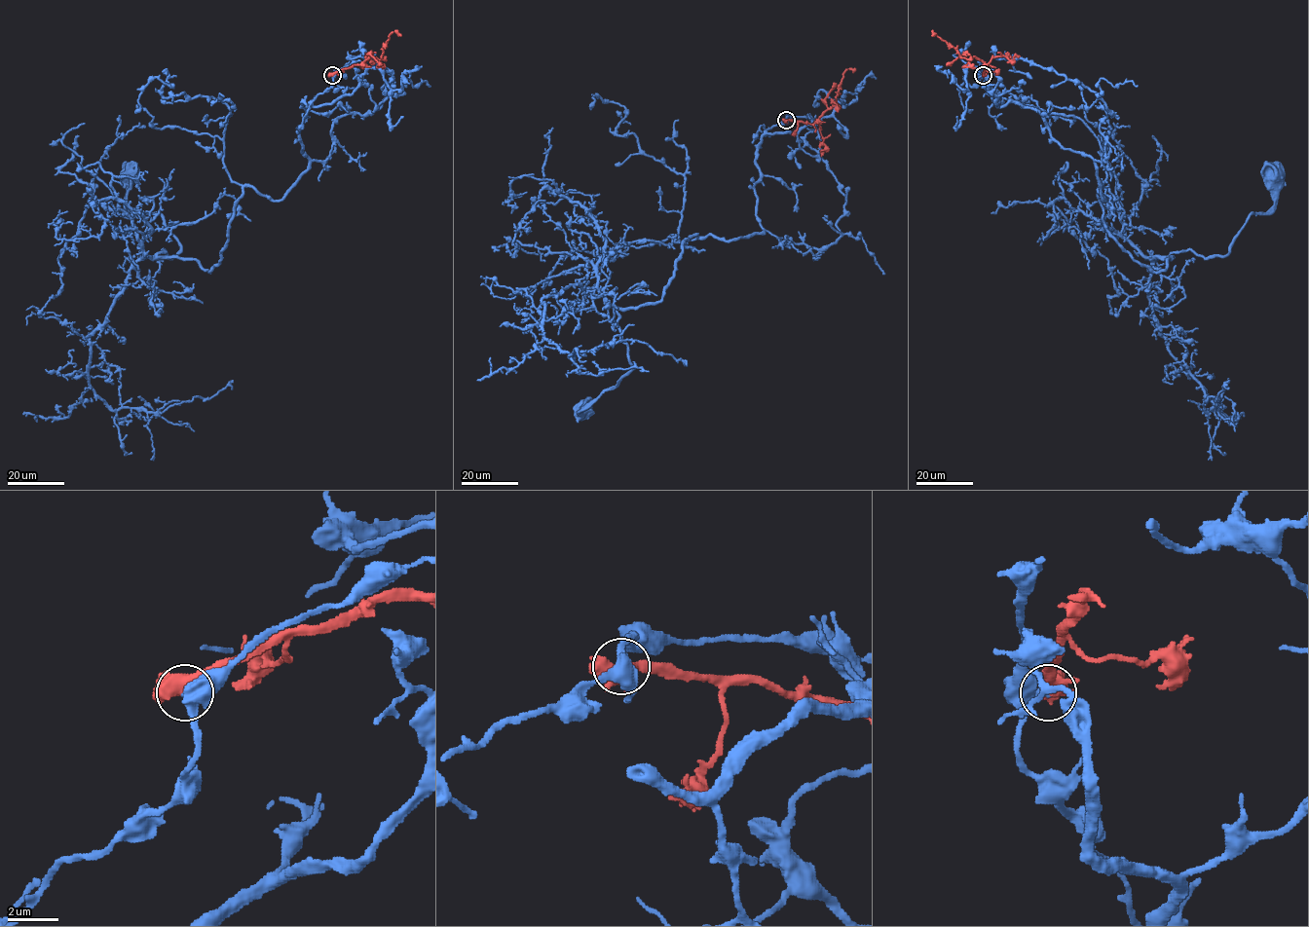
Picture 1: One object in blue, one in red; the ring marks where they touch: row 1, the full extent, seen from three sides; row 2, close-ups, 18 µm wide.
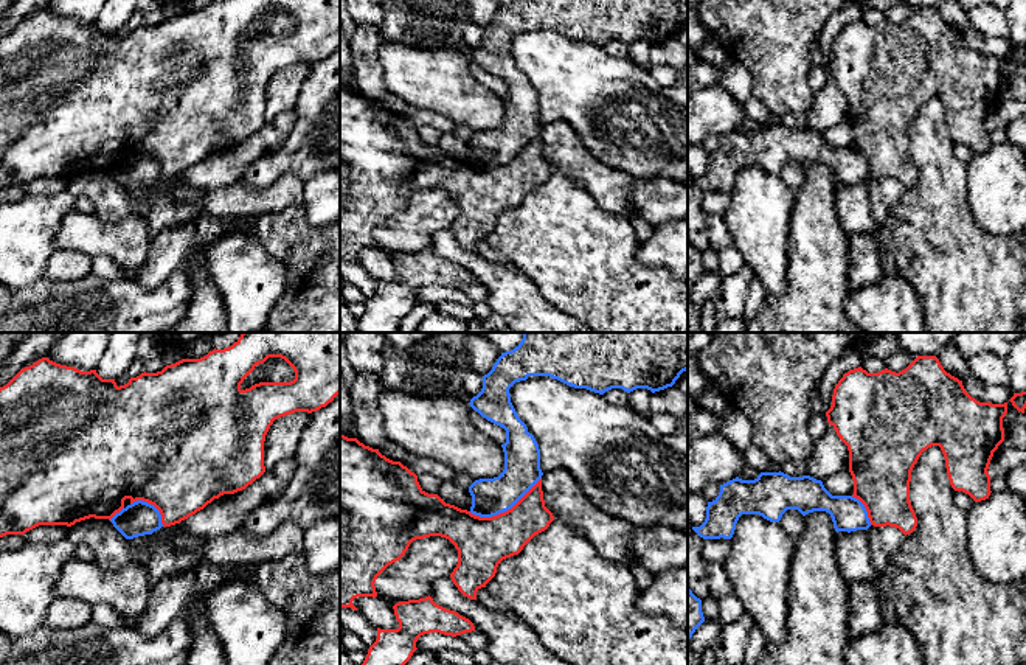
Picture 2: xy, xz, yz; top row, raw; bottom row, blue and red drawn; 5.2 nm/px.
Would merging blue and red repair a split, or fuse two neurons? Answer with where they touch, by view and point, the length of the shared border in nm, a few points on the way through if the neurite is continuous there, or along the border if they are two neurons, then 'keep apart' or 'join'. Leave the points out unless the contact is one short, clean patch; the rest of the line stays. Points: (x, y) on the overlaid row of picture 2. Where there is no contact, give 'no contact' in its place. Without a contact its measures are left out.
xz (505, 510) | 420 nm | keep apart

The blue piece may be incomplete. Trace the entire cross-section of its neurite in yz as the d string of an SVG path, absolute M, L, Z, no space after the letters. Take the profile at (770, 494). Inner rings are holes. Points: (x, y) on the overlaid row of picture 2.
M761 472L754 480L739 477L720 485L719 496L708 502L706 519L692 530L703 539L731 539L736 524L742 514L759 514L770 522L779 522L787 510L798 510L802 516L813 511L830 514L835 531L857 531L871 527L865 505L852 496L832 496L823 485L810 475L790 477L784 472Z

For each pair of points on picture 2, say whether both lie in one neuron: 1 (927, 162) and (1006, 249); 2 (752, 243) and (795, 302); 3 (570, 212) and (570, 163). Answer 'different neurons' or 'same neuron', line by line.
1: same neuron
2: different neurons
3: different neurons

